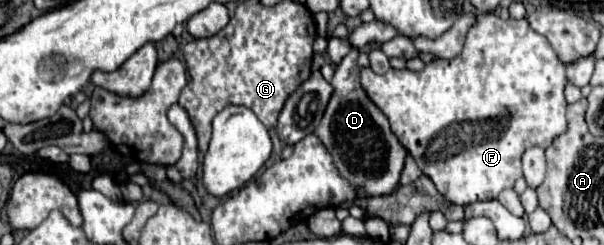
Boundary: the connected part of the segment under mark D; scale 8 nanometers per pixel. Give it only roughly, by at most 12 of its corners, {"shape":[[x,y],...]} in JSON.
{"shape":[[336,67],[316,135],[358,197],[400,187],[408,149],[360,87]]}

